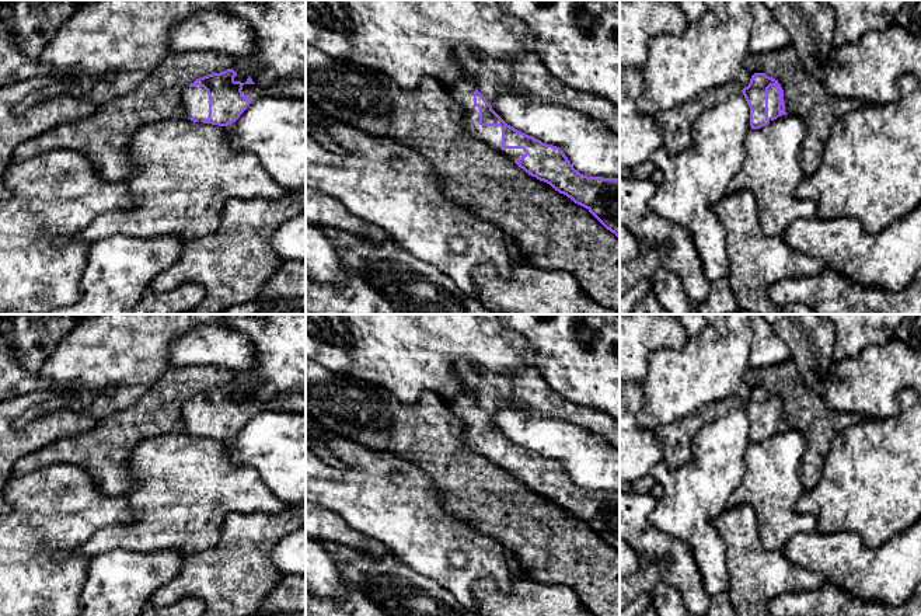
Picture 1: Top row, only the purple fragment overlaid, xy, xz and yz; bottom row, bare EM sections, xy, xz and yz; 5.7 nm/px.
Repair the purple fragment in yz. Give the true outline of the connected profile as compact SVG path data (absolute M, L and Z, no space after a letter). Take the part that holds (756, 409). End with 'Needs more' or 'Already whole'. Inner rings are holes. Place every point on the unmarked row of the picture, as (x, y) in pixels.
M754 387L742 407L750 421L751 443L760 443L786 428L781 399L765 387Z. Needs more

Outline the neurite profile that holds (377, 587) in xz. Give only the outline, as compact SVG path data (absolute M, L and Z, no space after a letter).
M321 542L348 581L348 596L320 598L306 591L306 616L479 616L457 602L454 595L435 580L421 575L388 553L377 558L363 550Z

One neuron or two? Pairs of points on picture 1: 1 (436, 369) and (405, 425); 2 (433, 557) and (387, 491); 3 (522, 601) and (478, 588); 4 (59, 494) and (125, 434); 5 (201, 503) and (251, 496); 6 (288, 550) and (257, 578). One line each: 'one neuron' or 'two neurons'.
1: two neurons
2: one neuron
3: one neuron
4: two neurons
5: one neuron
6: two neurons

